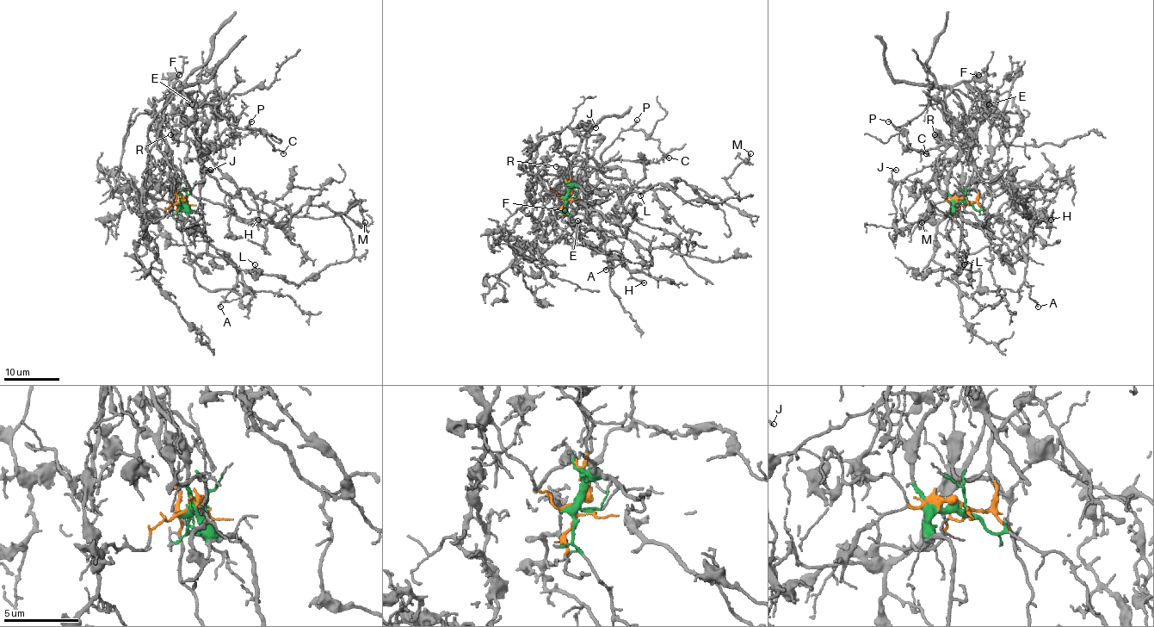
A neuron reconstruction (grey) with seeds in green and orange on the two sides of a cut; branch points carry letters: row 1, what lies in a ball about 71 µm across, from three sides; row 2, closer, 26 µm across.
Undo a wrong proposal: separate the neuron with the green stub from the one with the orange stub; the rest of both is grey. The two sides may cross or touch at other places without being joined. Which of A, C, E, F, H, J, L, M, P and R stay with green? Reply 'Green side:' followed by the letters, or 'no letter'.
Green side: A, C, L, M, P

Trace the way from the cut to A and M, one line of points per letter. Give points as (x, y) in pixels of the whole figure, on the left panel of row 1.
A: (181, 201), (179, 210), (193, 217), (203, 235), (236, 266), (244, 294), (222, 301), (220, 306)
M: (181, 201), (201, 217), (213, 256), (299, 283), (354, 253), (351, 230), (340, 216), (358, 203), (365, 223)

